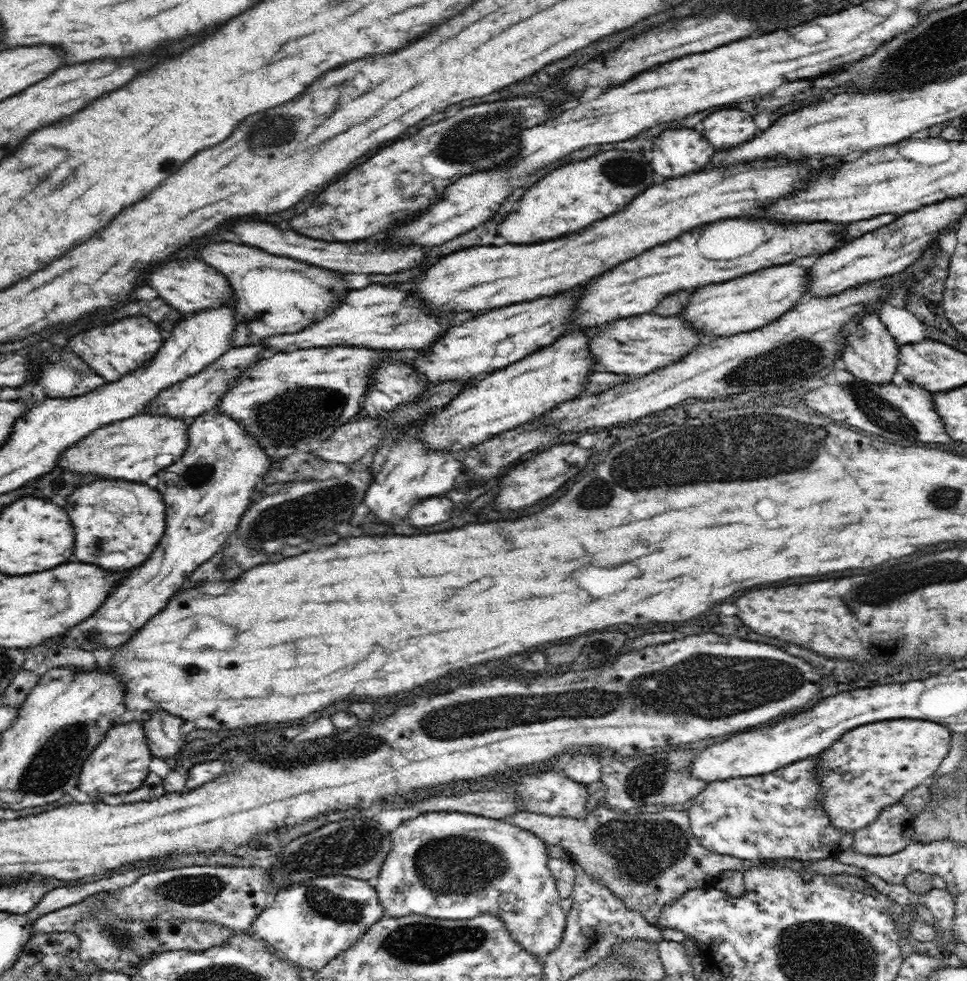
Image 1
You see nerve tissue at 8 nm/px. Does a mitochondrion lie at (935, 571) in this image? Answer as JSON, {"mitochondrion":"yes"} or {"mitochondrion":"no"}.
{"mitochondrion":"yes"}

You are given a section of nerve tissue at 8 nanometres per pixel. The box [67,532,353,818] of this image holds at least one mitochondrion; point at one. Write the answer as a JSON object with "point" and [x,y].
{"point":[99,547]}

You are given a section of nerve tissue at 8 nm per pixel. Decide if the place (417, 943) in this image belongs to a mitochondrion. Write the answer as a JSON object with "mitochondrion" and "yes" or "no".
{"mitochondrion":"yes"}

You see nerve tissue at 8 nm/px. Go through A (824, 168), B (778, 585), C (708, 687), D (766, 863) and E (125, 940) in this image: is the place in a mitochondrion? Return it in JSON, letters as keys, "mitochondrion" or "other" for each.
{"A":"other","B":"other","C":"mitochondrion","D":"other","E":"mitochondrion"}

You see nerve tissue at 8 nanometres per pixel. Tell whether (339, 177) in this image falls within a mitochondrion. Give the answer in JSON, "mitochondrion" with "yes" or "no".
{"mitochondrion":"no"}

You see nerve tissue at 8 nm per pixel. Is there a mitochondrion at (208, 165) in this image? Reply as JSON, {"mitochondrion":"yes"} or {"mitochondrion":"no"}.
{"mitochondrion":"no"}

